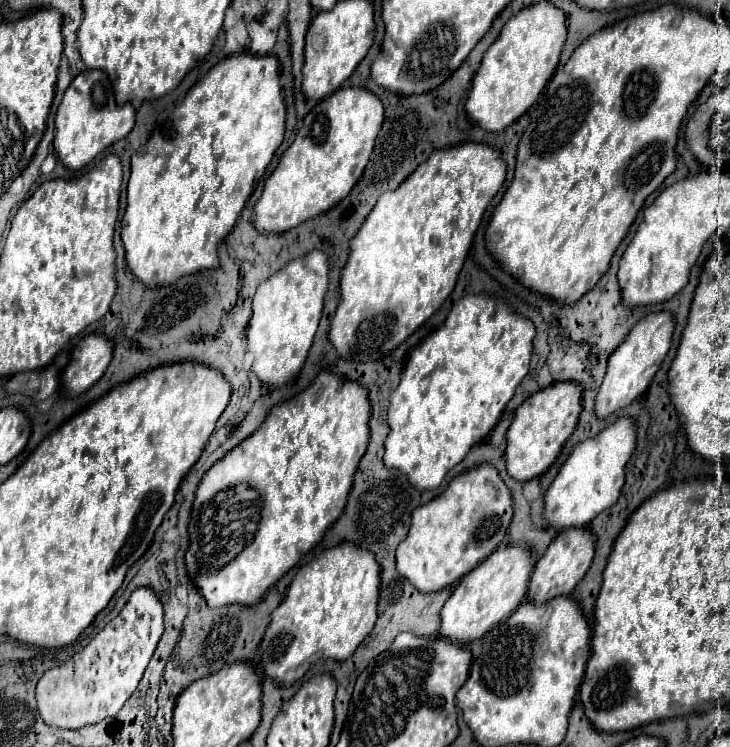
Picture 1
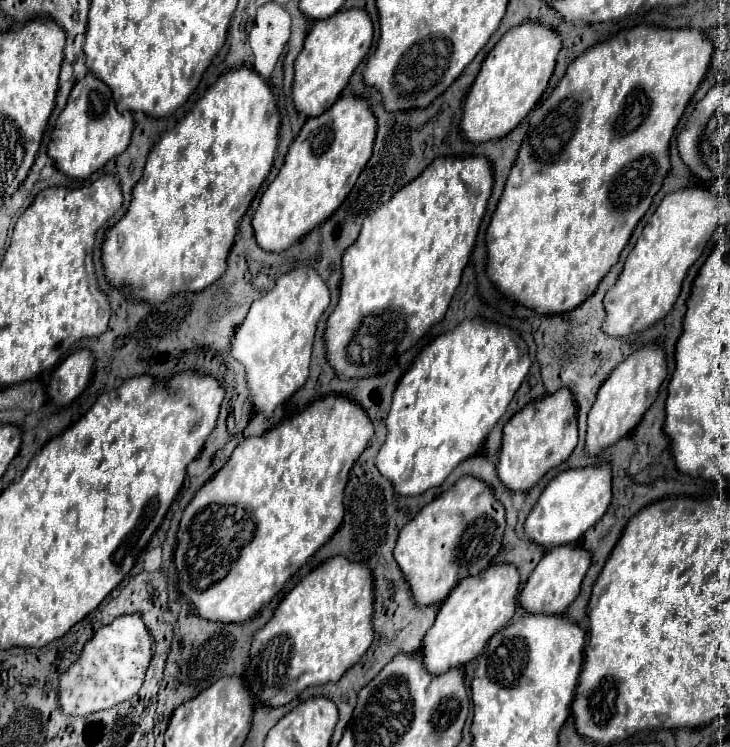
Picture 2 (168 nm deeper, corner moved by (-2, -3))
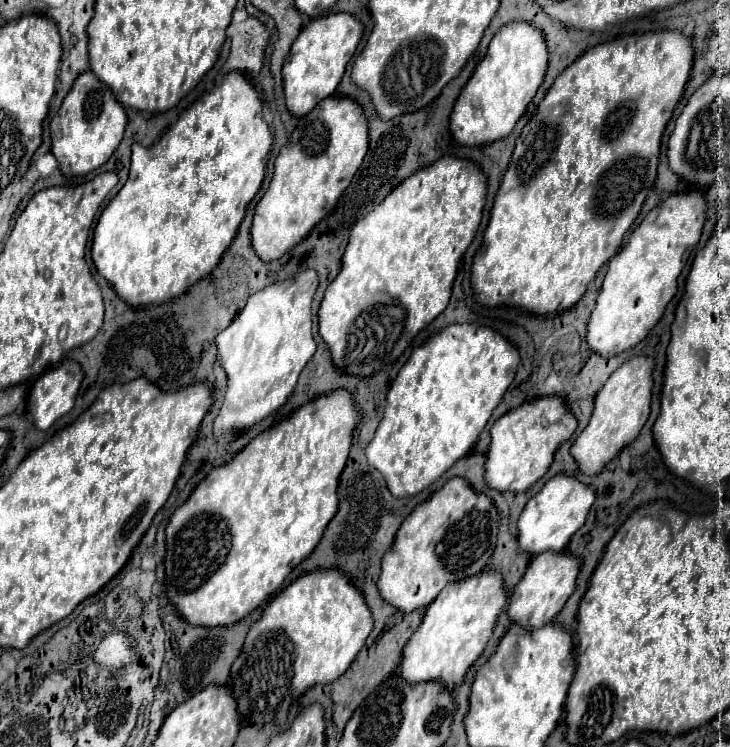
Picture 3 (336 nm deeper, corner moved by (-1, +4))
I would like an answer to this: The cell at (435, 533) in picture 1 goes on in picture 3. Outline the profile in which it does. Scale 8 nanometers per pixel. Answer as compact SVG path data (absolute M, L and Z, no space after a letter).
M462 477L450 479L430 499L416 505L400 525L392 549L382 559L380 595L404 613L428 607L446 583L476 575L488 565L500 519L500 511L490 497L472 489Z

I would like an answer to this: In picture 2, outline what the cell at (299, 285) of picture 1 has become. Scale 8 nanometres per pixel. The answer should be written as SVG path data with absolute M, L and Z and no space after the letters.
M309 266L283 274L273 290L251 304L243 324L231 340L231 356L245 366L251 408L255 412L271 418L273 410L307 382L313 336L327 306L329 288Z

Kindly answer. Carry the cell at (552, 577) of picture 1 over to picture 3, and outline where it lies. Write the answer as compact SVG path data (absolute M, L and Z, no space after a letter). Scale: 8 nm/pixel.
M544 551L532 557L522 581L516 585L510 597L510 605L508 605L510 619L528 629L536 629L542 627L544 623L550 623L560 613L568 597L574 593L578 573L580 573L580 557L572 557L568 551L562 553Z

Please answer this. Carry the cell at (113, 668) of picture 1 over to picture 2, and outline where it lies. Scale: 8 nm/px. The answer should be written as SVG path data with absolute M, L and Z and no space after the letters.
M127 614L115 618L111 624L101 626L95 636L85 644L81 658L69 666L61 676L59 702L65 714L85 716L97 710L111 708L135 696L143 684L149 660L153 656L153 638L145 628L141 616Z

